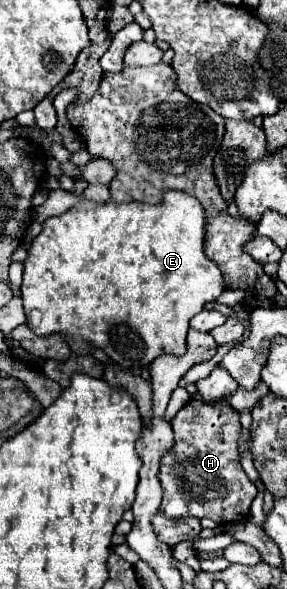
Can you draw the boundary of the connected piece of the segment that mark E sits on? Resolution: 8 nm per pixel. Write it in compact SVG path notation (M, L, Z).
M164 189L162 191L162 203L150 205L150 203L140 203L140 201L130 201L130 203L116 203L116 201L106 201L106 203L96 203L88 199L80 199L76 207L68 209L62 215L48 217L42 223L42 231L38 237L32 239L28 257L24 261L24 281L22 281L22 301L24 301L24 311L28 317L28 325L36 335L50 335L50 333L60 333L66 337L70 345L71 352L76 355L91 354L94 347L104 349L104 353L116 361L122 367L142 367L152 363L158 355L162 353L184 353L186 351L186 333L188 333L188 321L204 309L206 303L214 301L226 287L224 287L224 277L218 265L206 257L204 253L204 239L206 239L206 211L200 205L200 201L186 193L186 191L174 191L174 189Z

